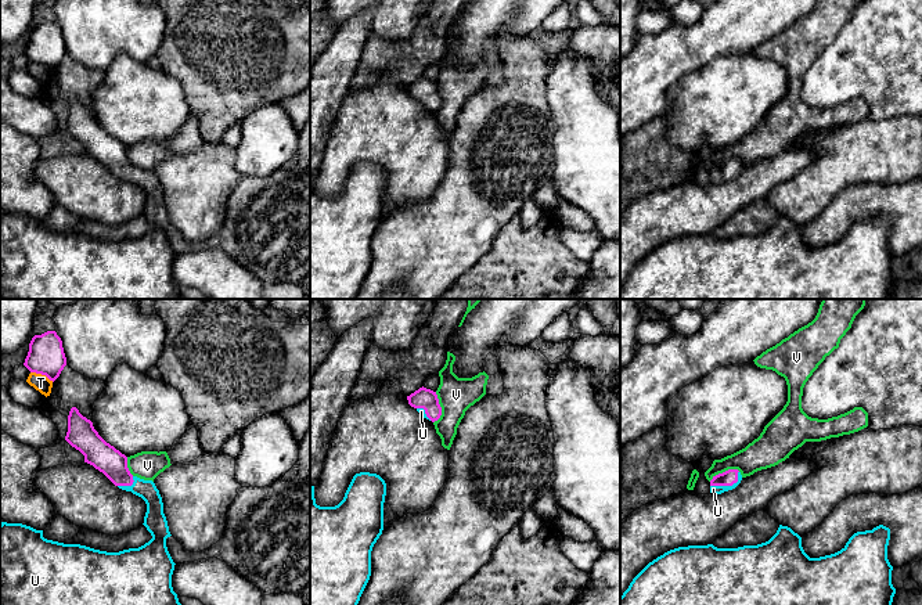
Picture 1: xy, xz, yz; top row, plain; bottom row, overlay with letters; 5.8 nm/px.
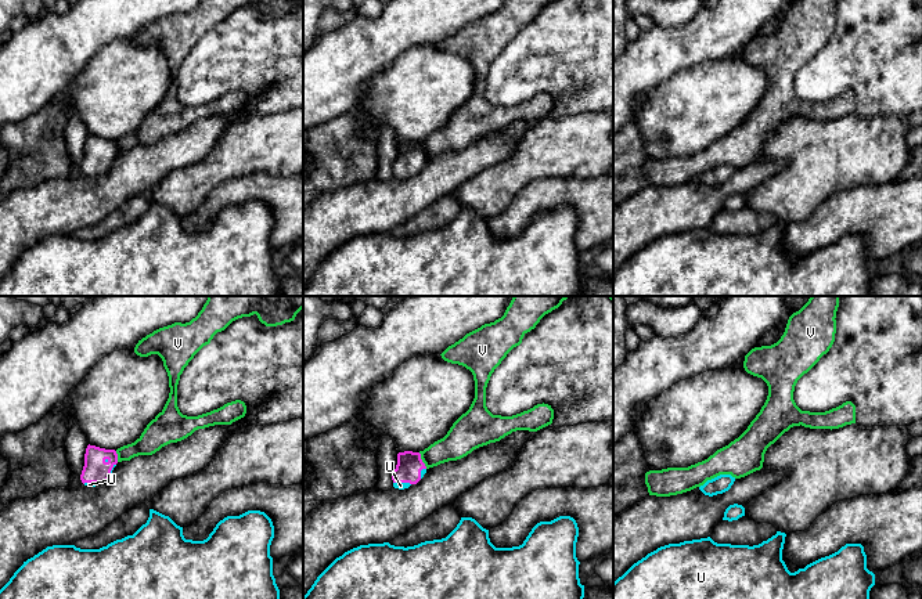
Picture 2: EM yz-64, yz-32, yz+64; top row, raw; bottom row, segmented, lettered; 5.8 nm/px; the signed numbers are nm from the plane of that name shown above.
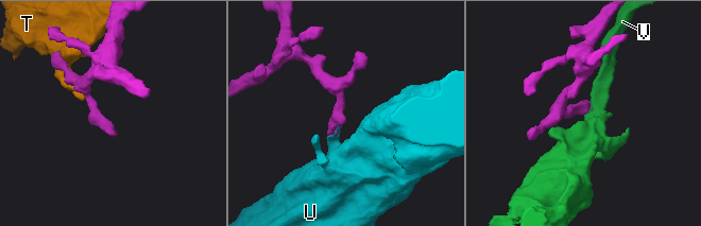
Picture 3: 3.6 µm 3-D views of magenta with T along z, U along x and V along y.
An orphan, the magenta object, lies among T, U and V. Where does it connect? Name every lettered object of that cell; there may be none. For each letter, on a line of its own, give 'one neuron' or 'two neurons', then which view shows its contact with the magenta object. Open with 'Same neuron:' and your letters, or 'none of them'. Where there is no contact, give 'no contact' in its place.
Same neuron: U
T: two neurons | xy
U: one neuron | yz
V: two neurons | xz

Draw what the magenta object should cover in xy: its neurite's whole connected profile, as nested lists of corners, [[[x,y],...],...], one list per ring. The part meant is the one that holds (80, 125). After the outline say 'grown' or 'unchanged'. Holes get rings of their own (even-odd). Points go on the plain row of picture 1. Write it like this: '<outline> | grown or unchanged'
[[[76,97],[69,101],[65,130],[84,145],[84,152],[102,162],[115,176],[145,191],[143,215],[152,228],[138,238],[107,242],[47,230],[43,220],[1,212],[0,299],[187,299],[172,277],[176,253],[166,237],[166,228],[172,224],[155,173],[133,166],[127,158],[127,147],[107,133]]] | grown

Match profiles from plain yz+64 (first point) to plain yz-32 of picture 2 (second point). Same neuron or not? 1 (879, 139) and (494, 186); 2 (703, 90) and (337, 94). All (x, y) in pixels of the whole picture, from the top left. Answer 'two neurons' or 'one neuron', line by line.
1: one neuron
2: two neurons

